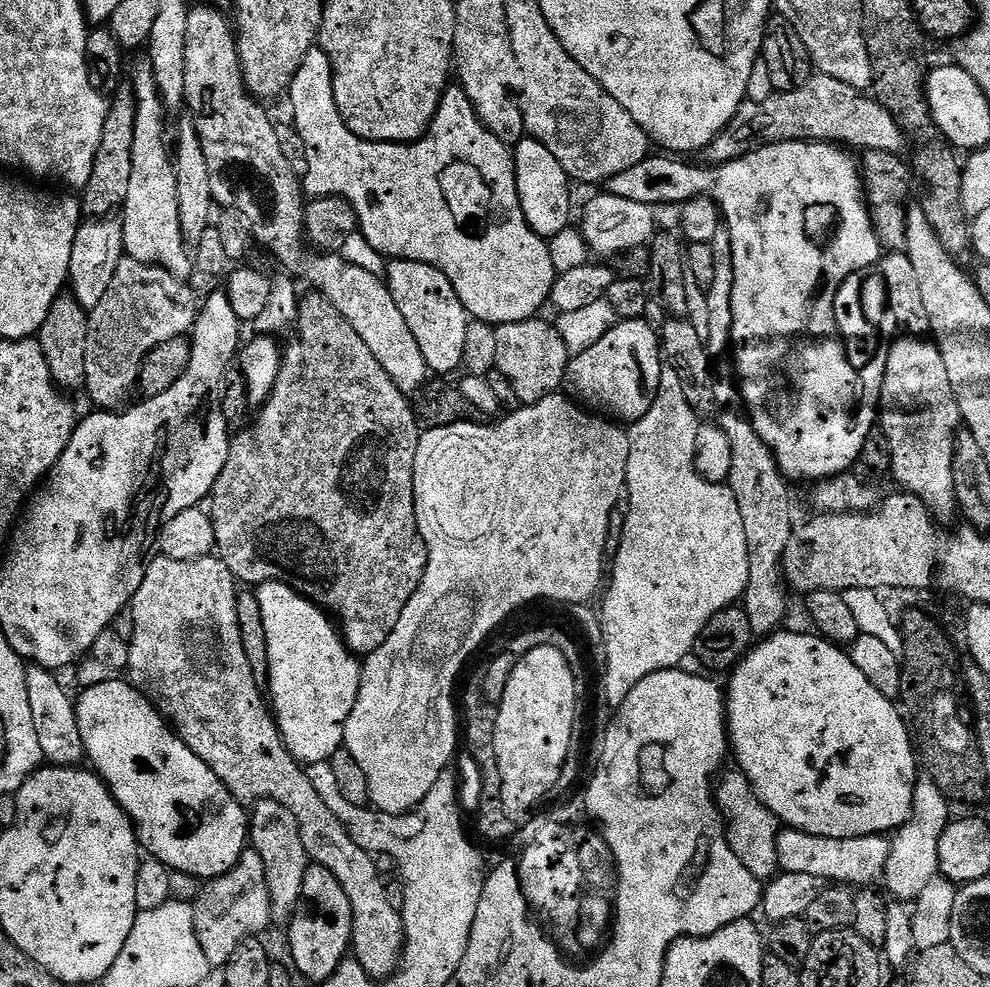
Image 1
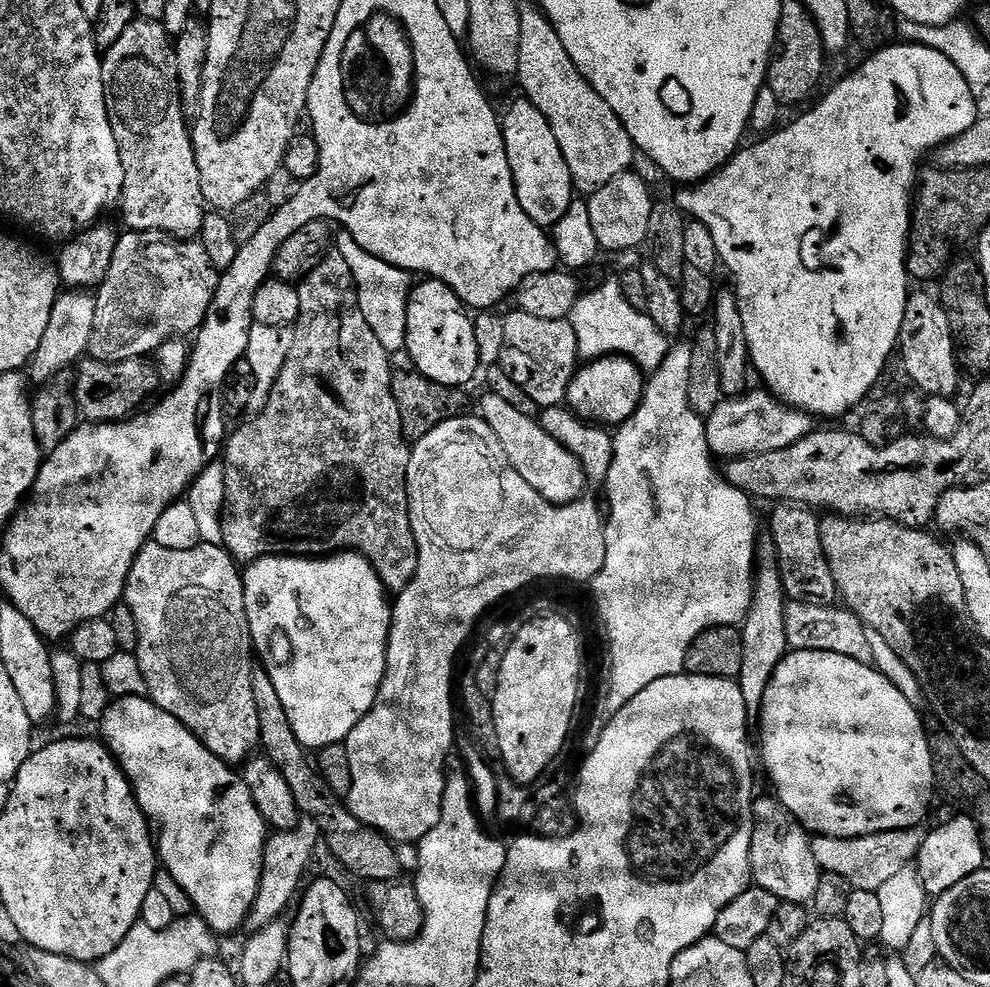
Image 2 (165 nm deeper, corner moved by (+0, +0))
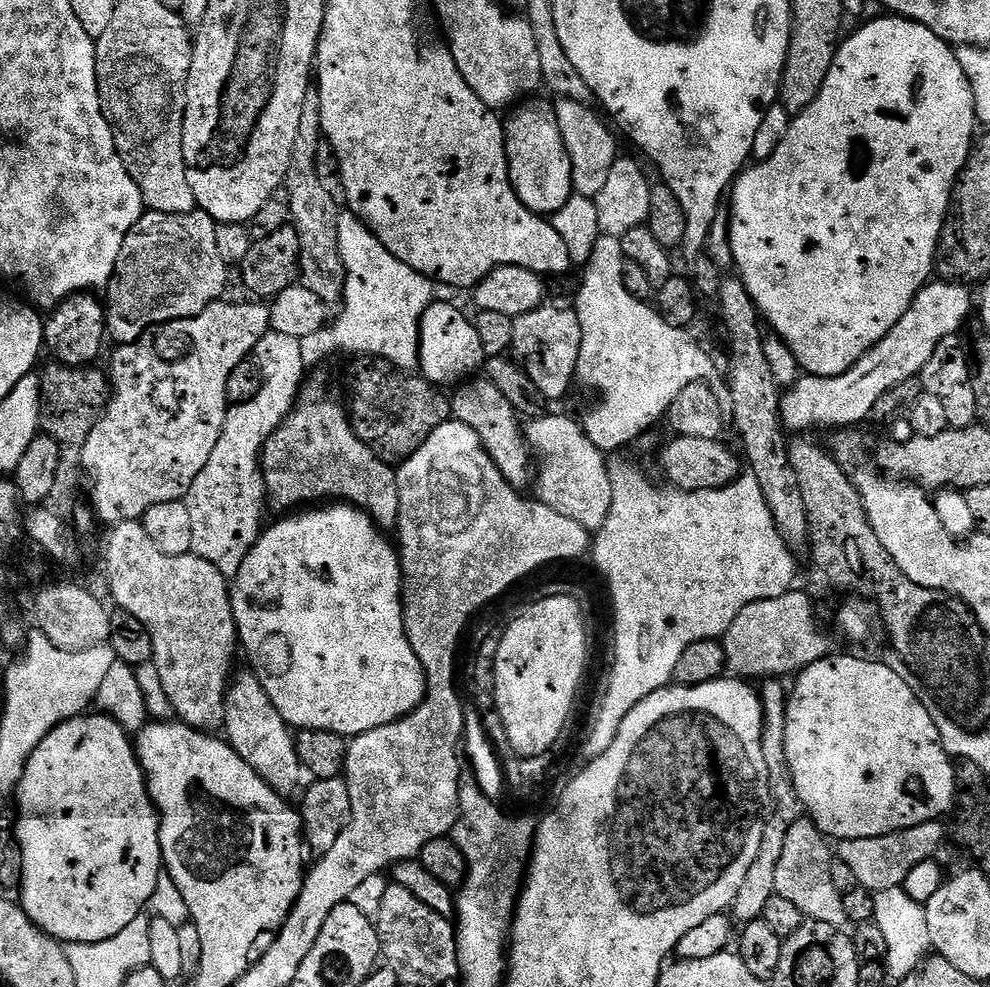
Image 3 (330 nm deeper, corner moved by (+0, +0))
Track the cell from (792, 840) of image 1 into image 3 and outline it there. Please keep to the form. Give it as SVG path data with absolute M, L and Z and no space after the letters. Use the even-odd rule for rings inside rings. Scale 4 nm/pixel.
M931 820L922 822L918 826L910 826L906 830L882 834L878 838L854 838L839 841L839 863L850 866L857 885L867 888L873 894L901 887L904 879L910 874L910 870L914 870L914 866L922 866L922 862L933 859L937 855L935 852L943 846L944 828L942 825L940 820Z

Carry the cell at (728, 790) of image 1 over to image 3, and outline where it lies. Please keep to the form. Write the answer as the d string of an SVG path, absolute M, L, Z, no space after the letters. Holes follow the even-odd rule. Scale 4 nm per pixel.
M802 818L790 826L790 834L786 834L786 847L782 849L782 858L778 861L778 875L774 877L776 895L798 906L805 918L843 929L846 924L844 897L834 886L834 852L828 849L827 843L829 841L824 833L816 829L811 819Z

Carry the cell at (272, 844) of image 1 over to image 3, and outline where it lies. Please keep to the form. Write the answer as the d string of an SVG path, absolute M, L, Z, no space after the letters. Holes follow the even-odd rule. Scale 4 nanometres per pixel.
M244 670L239 676L240 673L229 683L224 699L223 731L228 732L227 743L240 755L242 762L246 762L246 766L250 766L250 770L266 782L266 786L270 786L279 796L292 798L302 777L293 729L289 728L282 714L274 710L270 694L266 694L262 682L258 682L251 671Z

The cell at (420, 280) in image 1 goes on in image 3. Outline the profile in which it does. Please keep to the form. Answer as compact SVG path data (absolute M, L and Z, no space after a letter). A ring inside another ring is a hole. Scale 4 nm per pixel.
M440 300L433 301L420 320L419 358L419 371L424 379L442 388L469 379L483 367L486 359L475 323L454 305Z

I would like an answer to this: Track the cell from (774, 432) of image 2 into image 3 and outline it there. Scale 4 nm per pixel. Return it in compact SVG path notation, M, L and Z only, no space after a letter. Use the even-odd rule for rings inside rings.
M934 280L926 284L922 291L915 296L910 310L906 312L890 330L878 342L867 351L854 364L850 370L836 376L809 376L801 375L791 387L781 395L780 398L780 423L789 433L808 434L811 428L818 426L822 428L832 428L831 430L844 430L858 426L862 420L867 421L871 417L874 404L886 394L886 390L893 389L899 383L915 379L925 368L926 362L930 360L930 355L938 346L938 342L943 338L957 335L961 330L960 326L967 318L970 308L974 306L974 300L970 298L971 292L965 285L953 281Z

